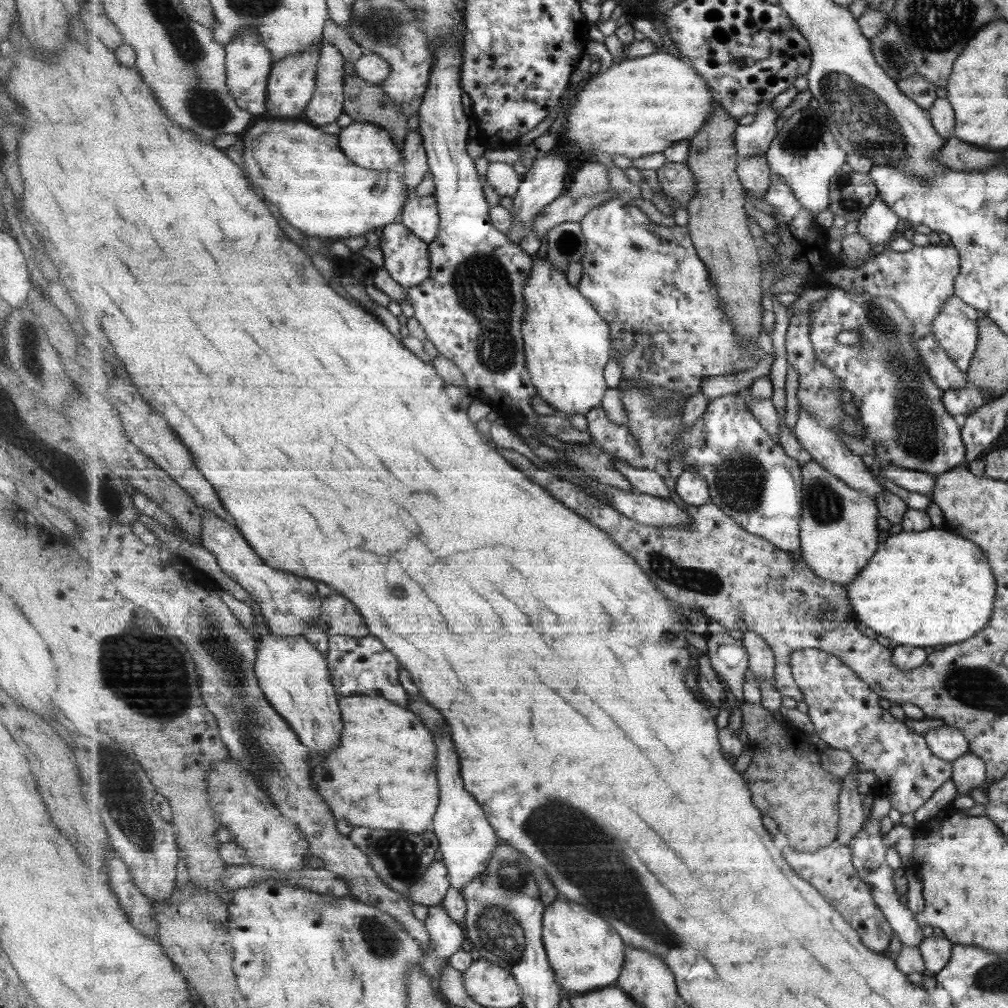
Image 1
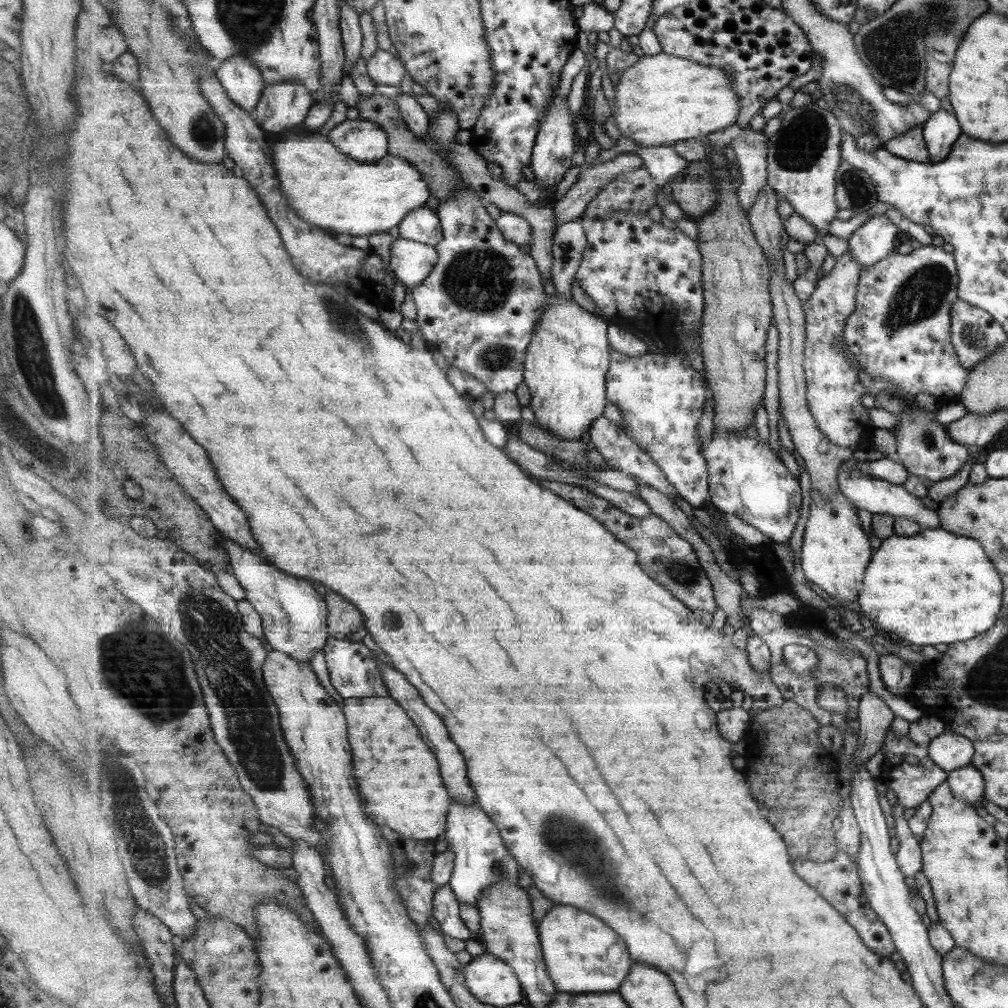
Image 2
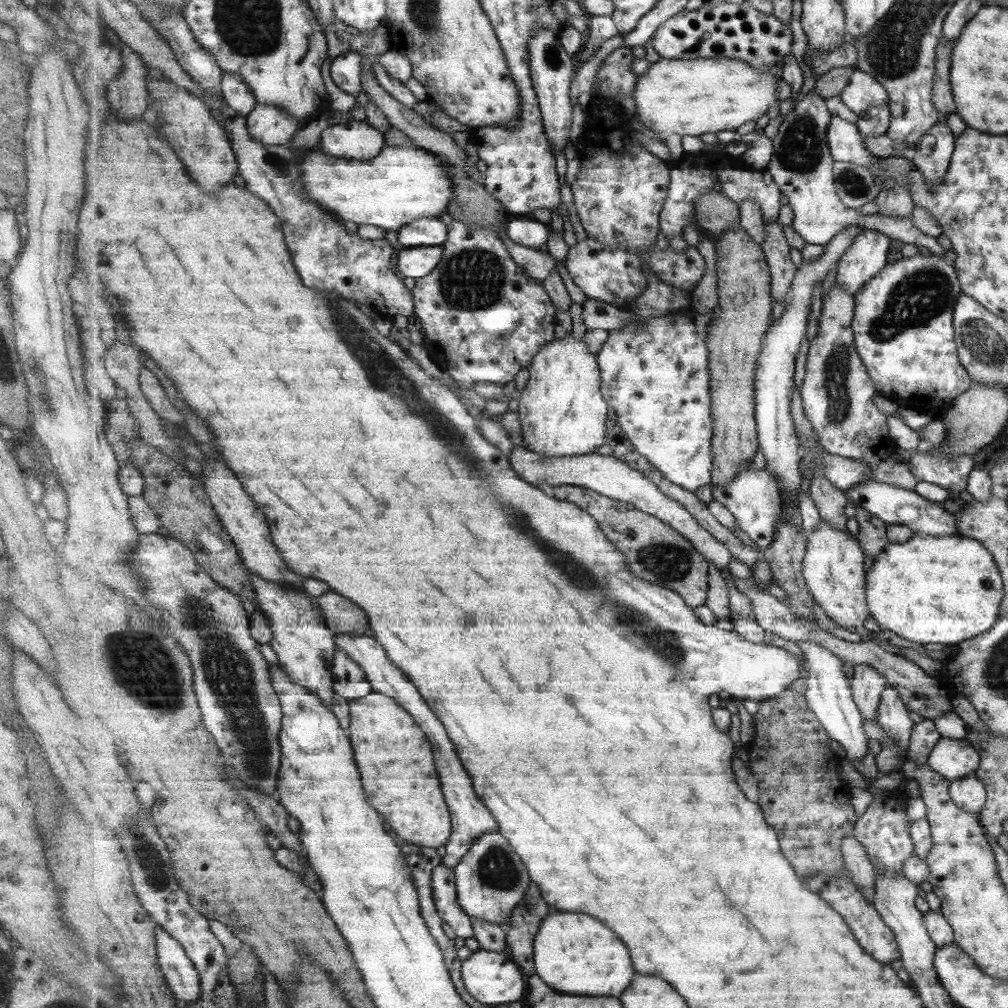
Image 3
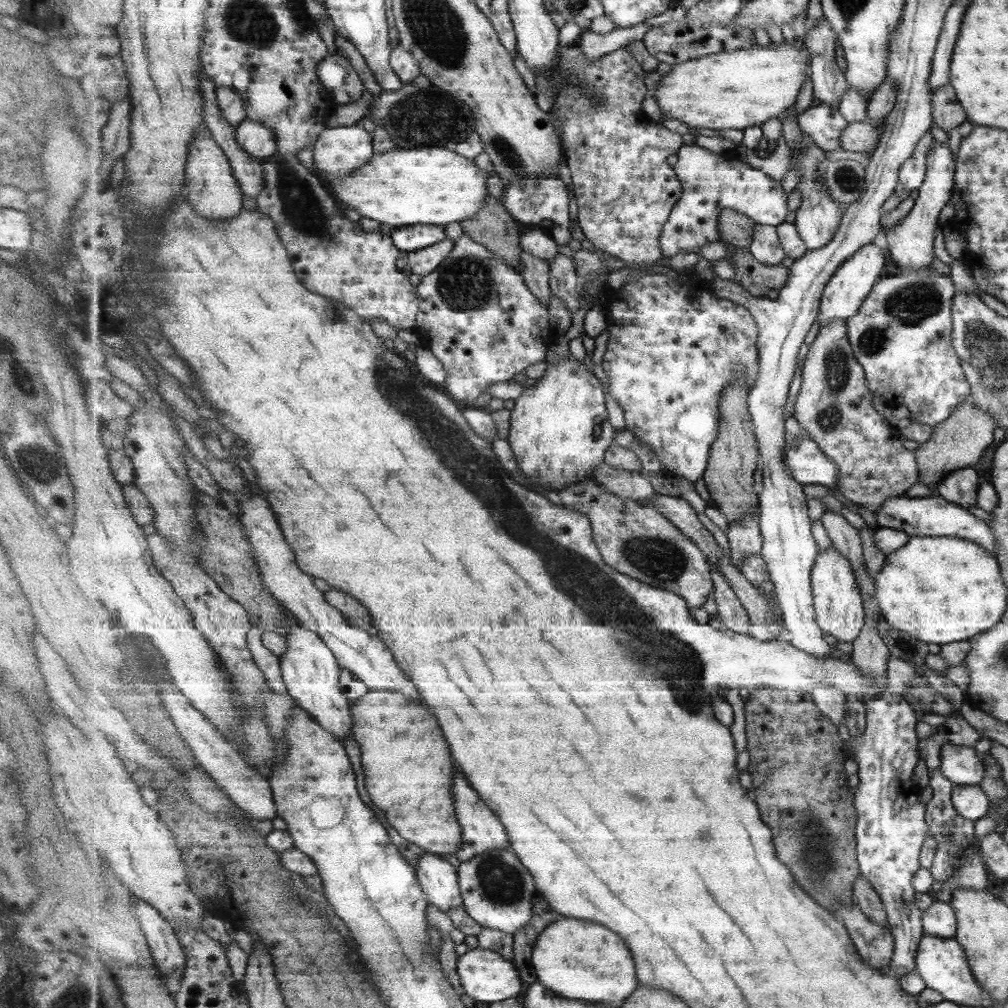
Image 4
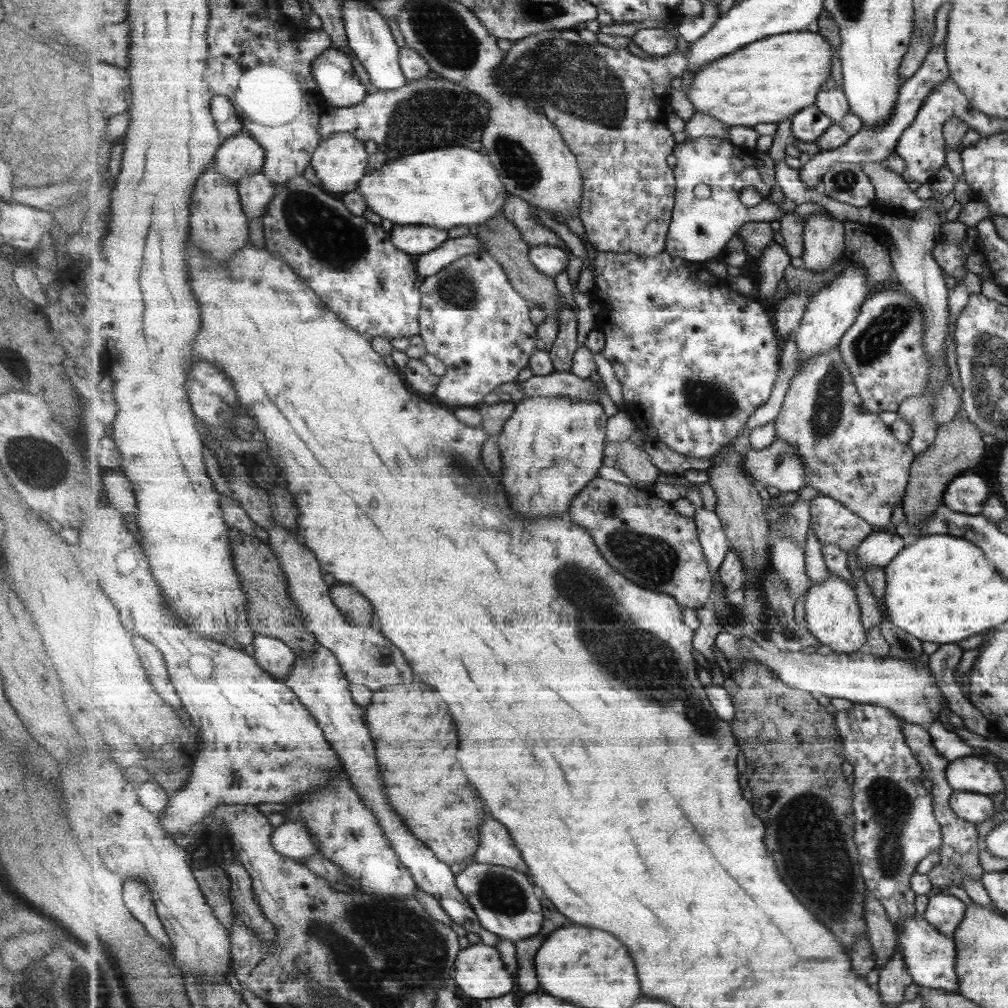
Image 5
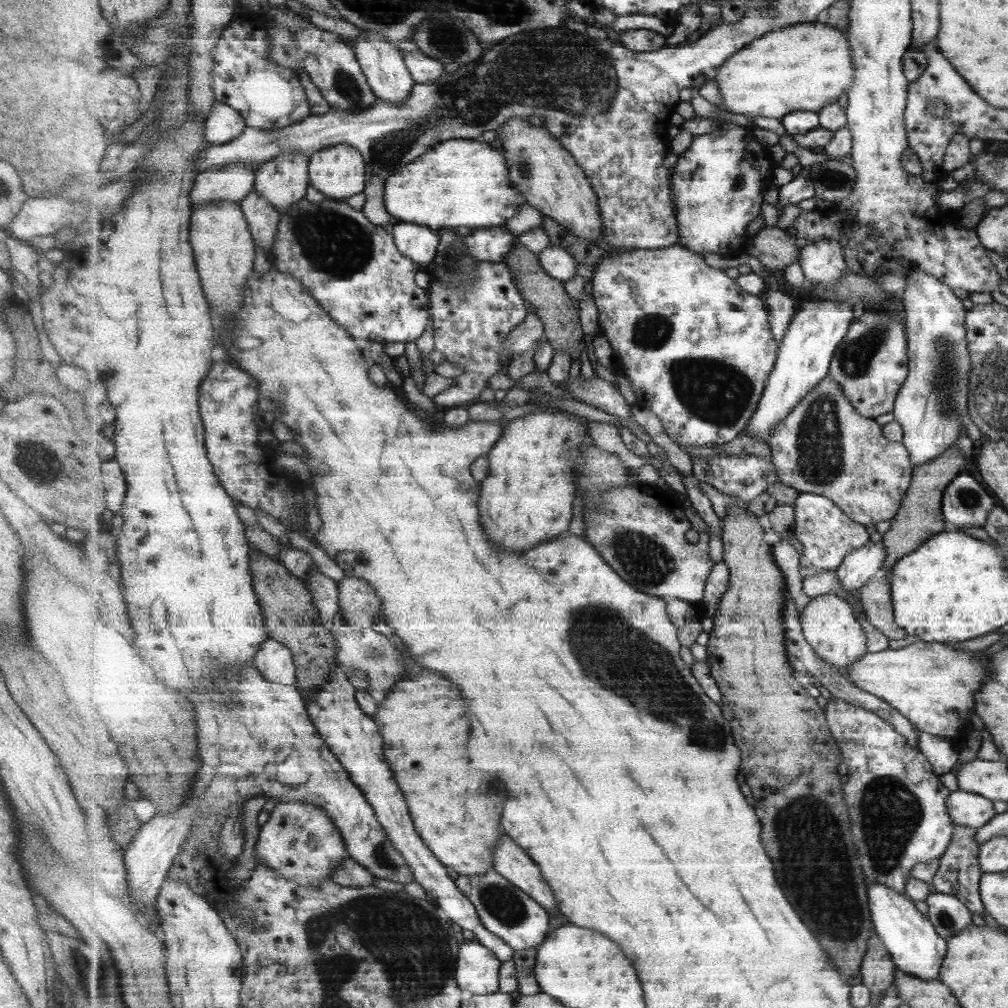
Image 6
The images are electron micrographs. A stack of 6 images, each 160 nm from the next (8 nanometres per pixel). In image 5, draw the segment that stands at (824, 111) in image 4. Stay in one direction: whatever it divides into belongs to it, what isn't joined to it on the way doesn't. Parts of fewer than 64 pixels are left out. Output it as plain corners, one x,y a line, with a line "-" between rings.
815,104
792,116
790,127
795,139
814,143
833,123
835,122

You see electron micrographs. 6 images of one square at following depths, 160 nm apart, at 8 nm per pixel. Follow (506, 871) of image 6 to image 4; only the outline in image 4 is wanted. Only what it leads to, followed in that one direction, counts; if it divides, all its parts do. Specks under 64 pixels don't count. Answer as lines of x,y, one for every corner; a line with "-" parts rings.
457,772
453,792
455,792
455,800
457,800
457,818
460,820
464,834
464,845
461,846
461,851
455,854
457,860
467,866
468,863
475,861
478,855
485,852
498,849
511,850
510,838
505,830
505,825
499,822
499,818
493,814
493,810
471,788
471,784
465,780
463,772

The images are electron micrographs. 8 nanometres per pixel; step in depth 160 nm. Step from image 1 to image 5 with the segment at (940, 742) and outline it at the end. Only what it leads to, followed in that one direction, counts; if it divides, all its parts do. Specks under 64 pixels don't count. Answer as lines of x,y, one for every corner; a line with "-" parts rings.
965,756
948,761
944,774
953,791
975,792
989,797
1005,791
999,767
992,759

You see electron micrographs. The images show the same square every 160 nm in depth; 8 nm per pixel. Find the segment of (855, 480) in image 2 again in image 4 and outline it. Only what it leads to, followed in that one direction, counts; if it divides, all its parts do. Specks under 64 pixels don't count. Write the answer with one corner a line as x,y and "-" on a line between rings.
904,494
890,498
873,518
879,527
891,528
904,532
908,537
951,536
973,541
983,546
991,555
996,554
996,540
985,521
952,502
943,500
938,495
925,498
909,498

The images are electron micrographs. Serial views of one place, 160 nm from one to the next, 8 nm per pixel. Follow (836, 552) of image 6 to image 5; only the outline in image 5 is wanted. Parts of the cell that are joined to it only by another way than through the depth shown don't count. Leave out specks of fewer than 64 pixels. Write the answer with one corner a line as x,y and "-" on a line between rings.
820,494
811,501
811,530
820,544
834,544
849,553
873,533
873,525
841,501

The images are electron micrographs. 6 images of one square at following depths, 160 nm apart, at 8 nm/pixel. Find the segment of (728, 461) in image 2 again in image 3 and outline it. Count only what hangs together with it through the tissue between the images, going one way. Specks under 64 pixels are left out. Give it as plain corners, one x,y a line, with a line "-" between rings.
748,464
740,466
740,473
723,488
712,484
713,498
725,506
734,516
737,527
762,550
767,550
776,540
776,530
781,520
782,496
776,476
766,467
759,470
747,469

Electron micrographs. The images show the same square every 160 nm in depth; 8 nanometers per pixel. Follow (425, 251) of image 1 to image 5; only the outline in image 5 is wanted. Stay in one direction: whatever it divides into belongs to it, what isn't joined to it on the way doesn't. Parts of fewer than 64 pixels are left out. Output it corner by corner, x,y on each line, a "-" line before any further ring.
472,230
467,236
449,238
445,243
432,252
415,257
417,272
420,279
436,276
451,264
465,256
483,251
483,244

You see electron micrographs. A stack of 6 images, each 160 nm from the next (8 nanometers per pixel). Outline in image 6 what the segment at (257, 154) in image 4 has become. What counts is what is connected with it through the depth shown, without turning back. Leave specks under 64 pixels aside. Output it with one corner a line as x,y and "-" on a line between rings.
230,164
197,174
191,194
193,210
202,204
222,200
240,203
255,190
256,172
252,164

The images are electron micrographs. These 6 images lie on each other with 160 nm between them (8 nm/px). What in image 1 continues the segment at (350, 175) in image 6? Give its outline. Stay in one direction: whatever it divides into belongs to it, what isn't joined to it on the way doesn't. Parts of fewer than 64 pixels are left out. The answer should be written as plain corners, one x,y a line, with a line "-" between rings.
354,120
353,124
341,128
340,133
337,135
340,140
340,147
344,153
355,162
355,164
363,168
385,170
392,169
393,167
402,167
403,154
401,154
400,149
397,148
395,141
392,139
392,133
380,125

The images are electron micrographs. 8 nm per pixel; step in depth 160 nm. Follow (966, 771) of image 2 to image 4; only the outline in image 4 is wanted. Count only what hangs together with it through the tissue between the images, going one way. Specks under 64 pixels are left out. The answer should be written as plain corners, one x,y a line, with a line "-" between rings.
953,785
950,801
955,812
965,820
979,820
989,810
988,796
977,785

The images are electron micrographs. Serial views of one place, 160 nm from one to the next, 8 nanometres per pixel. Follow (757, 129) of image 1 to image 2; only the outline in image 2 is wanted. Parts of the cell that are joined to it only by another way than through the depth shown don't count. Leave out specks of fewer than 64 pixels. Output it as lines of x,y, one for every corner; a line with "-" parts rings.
734,124
712,135
708,135
710,140
708,151
720,151
725,148
733,148
739,162
739,172
741,174
741,184
738,186
740,201
747,213
755,206
756,200
761,194
762,188
768,184
768,142
770,139
763,130
753,131
749,128
739,128

